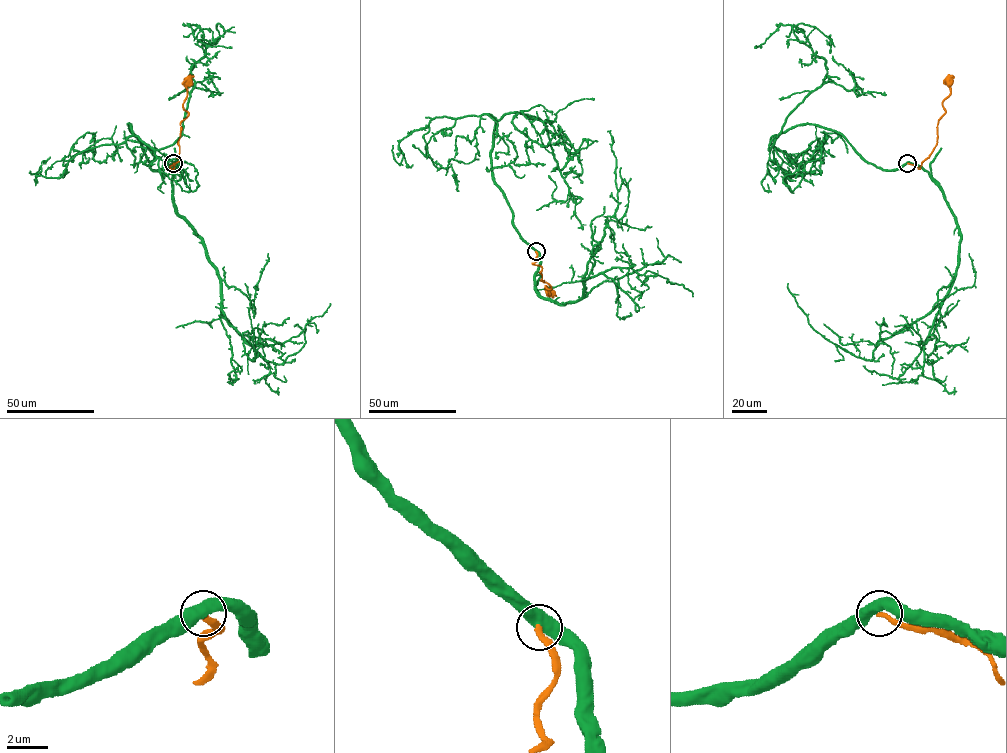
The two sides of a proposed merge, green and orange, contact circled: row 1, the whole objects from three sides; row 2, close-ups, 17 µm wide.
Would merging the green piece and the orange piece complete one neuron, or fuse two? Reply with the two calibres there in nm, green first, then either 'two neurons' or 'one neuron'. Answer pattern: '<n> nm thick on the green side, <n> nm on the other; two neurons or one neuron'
550 nm thick on the green side, 260 nm on the other; two neurons

